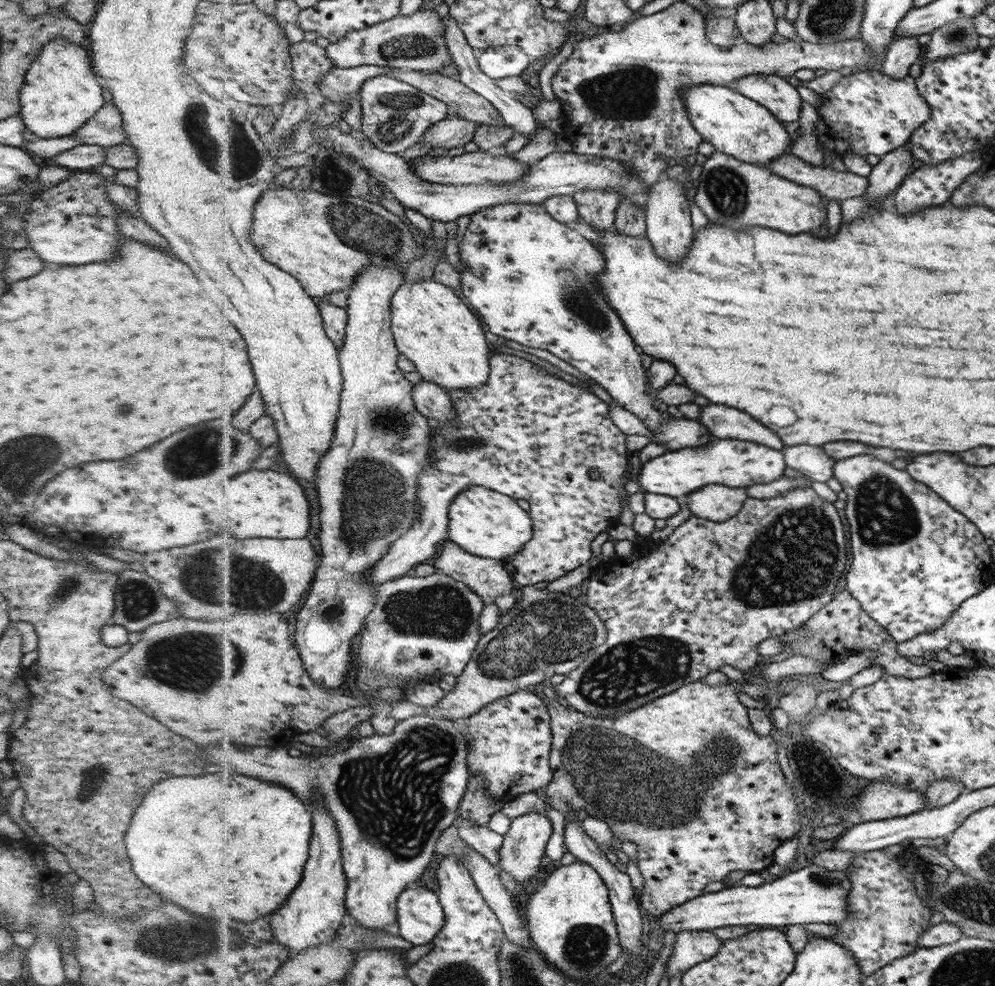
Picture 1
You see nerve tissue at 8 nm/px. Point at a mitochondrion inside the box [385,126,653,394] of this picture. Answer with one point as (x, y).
(578, 297)

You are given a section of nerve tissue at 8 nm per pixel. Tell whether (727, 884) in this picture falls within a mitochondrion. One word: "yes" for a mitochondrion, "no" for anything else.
no

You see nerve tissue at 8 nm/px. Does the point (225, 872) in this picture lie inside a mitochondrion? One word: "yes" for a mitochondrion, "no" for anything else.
no

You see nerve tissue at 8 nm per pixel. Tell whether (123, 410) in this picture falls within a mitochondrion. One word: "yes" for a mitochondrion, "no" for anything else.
yes

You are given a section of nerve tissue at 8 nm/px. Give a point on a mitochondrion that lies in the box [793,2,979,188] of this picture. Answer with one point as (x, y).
(957, 36)

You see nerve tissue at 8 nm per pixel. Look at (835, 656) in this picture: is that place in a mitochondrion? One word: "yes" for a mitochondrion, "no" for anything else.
no

